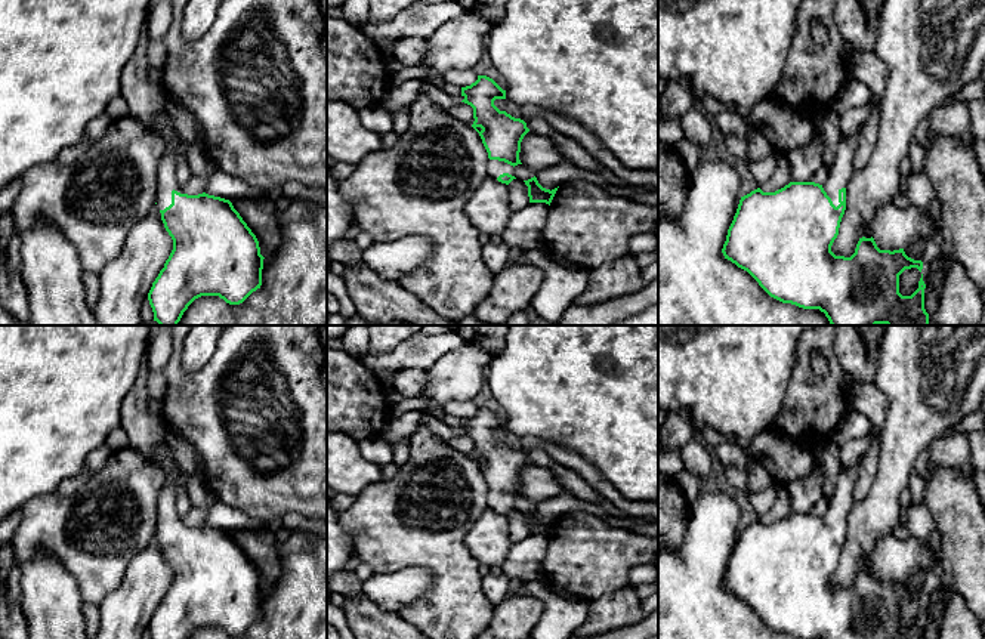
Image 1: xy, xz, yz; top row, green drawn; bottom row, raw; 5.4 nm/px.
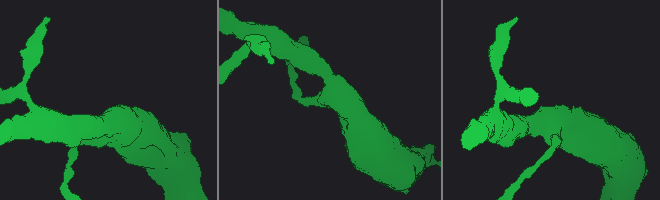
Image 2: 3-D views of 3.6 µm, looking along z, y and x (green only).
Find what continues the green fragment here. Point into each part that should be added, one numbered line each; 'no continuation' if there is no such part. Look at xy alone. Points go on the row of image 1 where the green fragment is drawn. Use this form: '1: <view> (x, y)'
1: xy (166, 175)

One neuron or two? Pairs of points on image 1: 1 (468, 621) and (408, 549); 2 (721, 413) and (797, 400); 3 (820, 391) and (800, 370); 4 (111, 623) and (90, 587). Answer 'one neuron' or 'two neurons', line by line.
1: one neuron
2: two neurons
3: one neuron
4: two neurons

